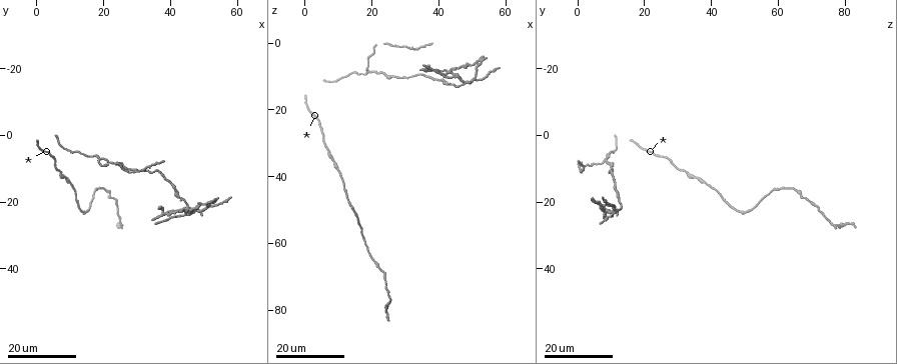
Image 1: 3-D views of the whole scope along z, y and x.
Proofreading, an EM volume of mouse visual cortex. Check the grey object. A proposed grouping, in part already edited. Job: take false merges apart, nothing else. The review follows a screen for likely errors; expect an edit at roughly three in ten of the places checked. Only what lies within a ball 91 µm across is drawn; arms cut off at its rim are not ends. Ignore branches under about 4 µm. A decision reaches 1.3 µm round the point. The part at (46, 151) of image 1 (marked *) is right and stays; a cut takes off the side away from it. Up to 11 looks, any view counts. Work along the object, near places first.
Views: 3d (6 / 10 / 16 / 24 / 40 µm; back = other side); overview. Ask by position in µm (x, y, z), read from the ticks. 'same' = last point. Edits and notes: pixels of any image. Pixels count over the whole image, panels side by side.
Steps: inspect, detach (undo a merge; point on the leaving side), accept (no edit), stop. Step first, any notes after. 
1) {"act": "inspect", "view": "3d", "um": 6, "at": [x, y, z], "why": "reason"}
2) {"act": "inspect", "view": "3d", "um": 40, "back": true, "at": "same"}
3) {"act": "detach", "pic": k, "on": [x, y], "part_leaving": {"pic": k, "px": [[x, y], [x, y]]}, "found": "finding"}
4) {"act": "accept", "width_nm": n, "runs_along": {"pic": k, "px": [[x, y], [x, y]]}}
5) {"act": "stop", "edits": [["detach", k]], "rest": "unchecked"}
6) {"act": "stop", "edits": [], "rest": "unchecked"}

{"act": "inspect", "view": "3d", "um": 16, "at": [19.0, 7.5, 8.0], "why": "two arms in line, one across"}

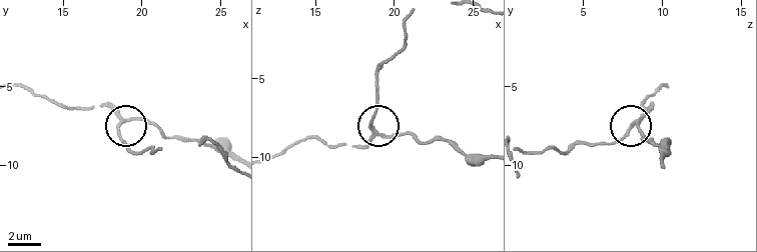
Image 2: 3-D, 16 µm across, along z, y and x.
{"act": "inspect", "view": "3d", "um": 6, "at": [18.9, 7.2, 8.2]}

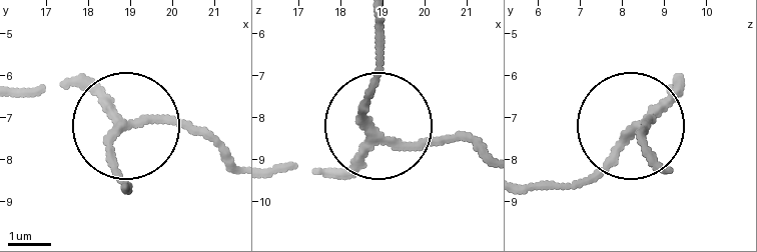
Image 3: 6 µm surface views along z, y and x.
{"act": "accept", "found": "one cell here"}

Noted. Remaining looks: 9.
{"act": "inspect", "view": "3d", "um": 24, "at": [42.5, 18.5, 12.0], "why": "sudden change in width"}

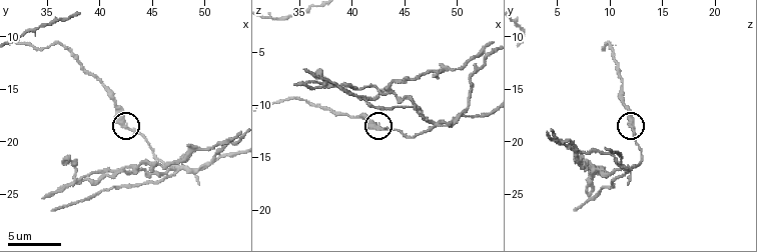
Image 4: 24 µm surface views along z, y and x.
{"act": "inspect", "view": "3d", "um": 10, "at": [42.6, 18.6, 12.4]}

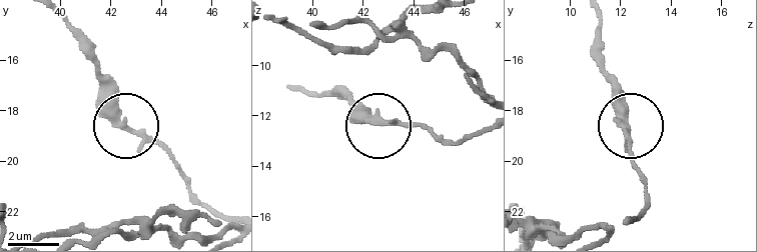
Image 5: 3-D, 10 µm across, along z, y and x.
{"act": "accept", "runs_along": {"pic": 5, "px": [[58, 18], [93, 63], [110, 115], [149, 134], [172, 158]]}, "found": "continuous, no second cell"}

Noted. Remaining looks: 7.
{"act": "inspect", "view": "3d", "um": 10, "at": [40.6, 15.0, 11.2], "why": "sudden change in width"}

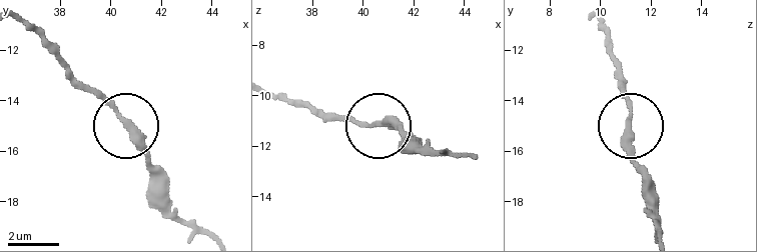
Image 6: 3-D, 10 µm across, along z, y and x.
{"act": "inspect", "view": "3d", "um": 10, "back": true, "at": [40.7, 14.9, 11.1]}

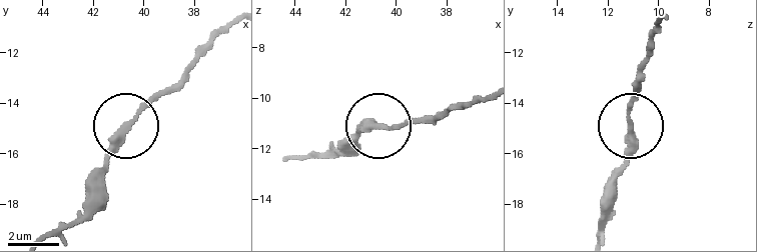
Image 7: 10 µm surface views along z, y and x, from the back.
{"act": "accept", "runs_along": {"pic": 7, "px": [[235, 23], [132, 118], [119, 150], [89, 180]]}, "found": "all the same cell"}

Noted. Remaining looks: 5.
{"act": "inspect", "view": "3d", "um": 10, "at": [48.0, 22.6, 11.8], "why": "arms part here"}

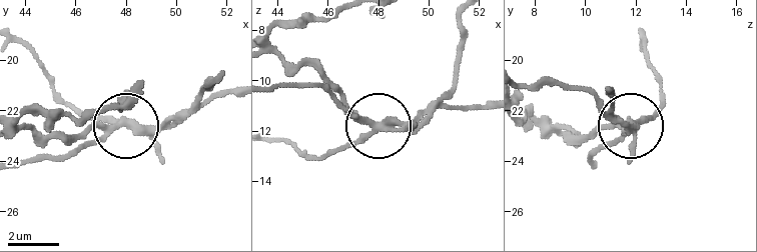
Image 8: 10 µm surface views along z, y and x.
{"act": "detach", "pic": 8, "on": [169, 119], "side_arm_um": 13, "arms": 3, "found": "a second cell is stuck on"}

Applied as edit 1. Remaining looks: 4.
{"act": "stop", "edits": [["detach", 8]], "rest": "unchecked"}

